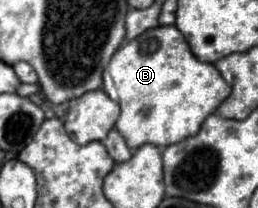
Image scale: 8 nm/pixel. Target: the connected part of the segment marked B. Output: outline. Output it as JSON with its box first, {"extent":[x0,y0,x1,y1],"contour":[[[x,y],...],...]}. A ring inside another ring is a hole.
{"extent":[103,27,231,149],"contour":[[[155,27],[133,41],[127,41],[115,51],[109,65],[103,71],[103,89],[105,93],[121,105],[121,115],[117,119],[117,129],[131,149],[137,149],[145,143],[167,147],[175,145],[191,135],[195,135],[203,121],[219,109],[219,105],[229,97],[231,87],[225,83],[221,73],[211,63],[201,63],[189,49],[185,37],[177,27]]]}

